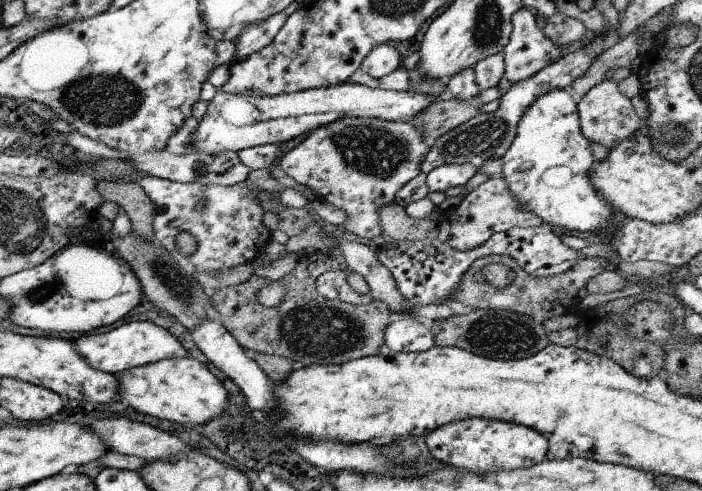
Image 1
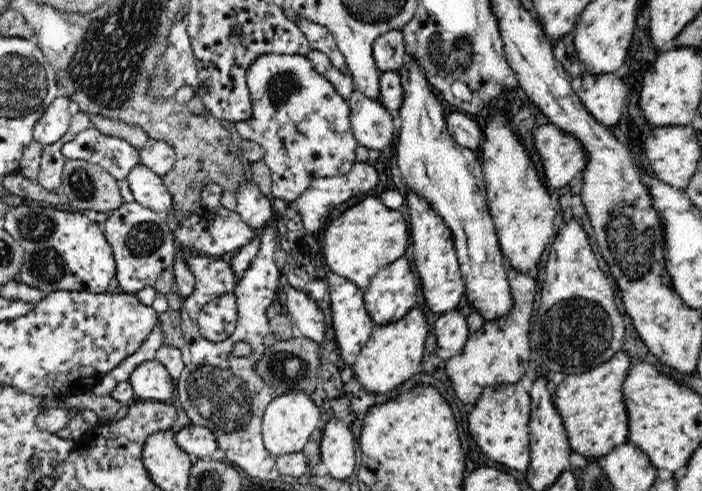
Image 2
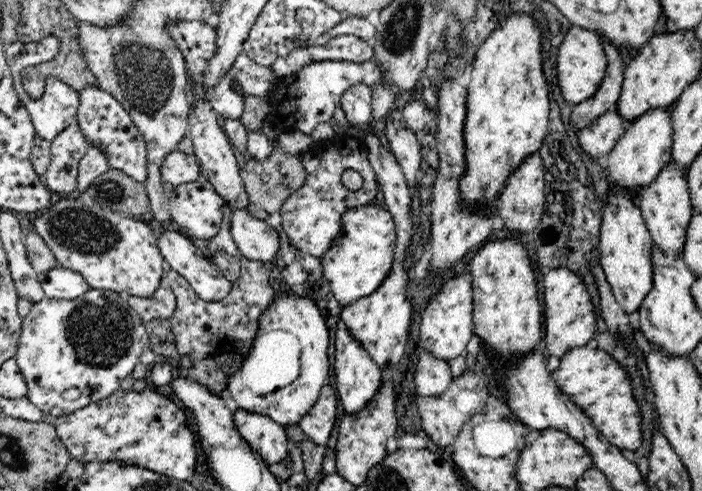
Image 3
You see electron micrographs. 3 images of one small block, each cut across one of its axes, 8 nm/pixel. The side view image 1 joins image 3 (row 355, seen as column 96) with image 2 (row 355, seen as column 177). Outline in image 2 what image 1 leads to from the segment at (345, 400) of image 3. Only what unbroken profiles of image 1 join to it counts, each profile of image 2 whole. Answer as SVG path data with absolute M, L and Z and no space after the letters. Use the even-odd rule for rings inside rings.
M332 272L328 276L328 292L330 292L330 302L333 310L333 327L336 330L337 344L341 350L341 356L348 364L354 364L358 353L368 342L372 335L375 322L366 310L363 289L348 280L346 277Z

